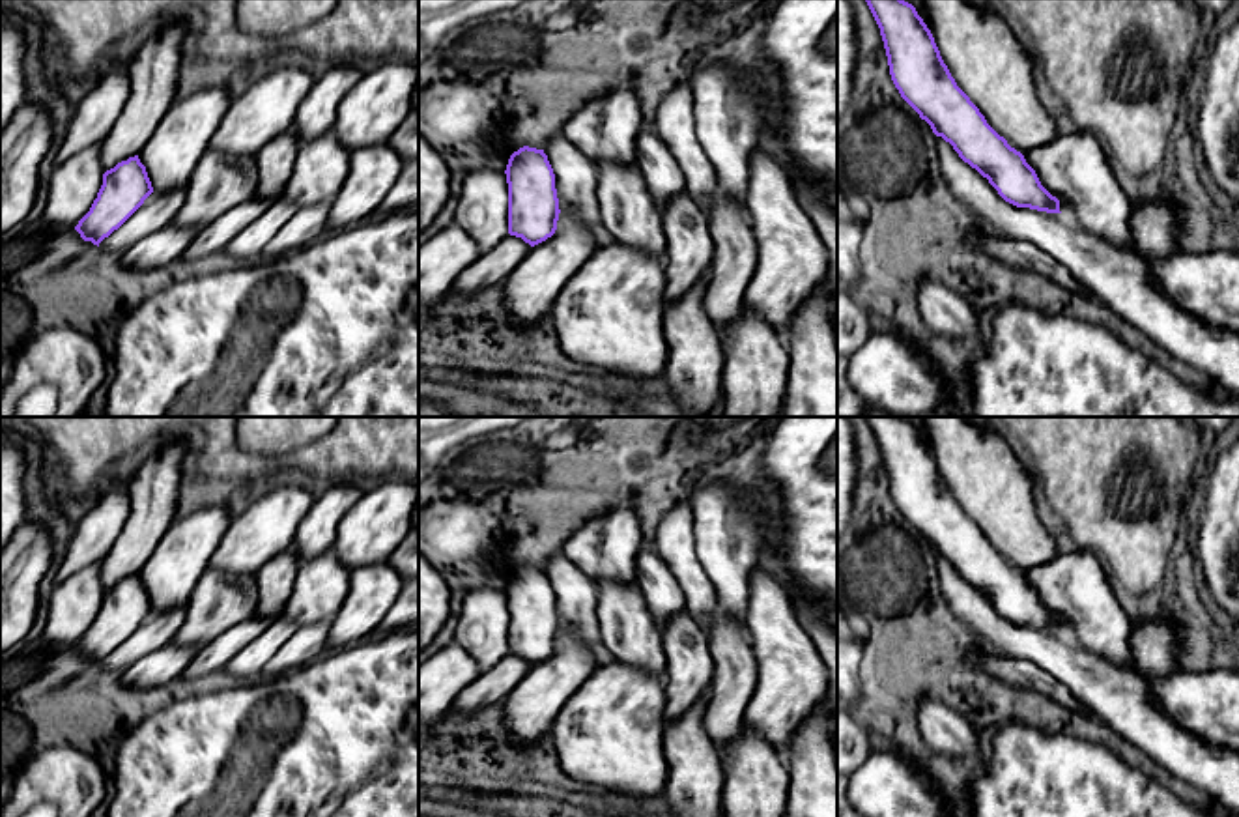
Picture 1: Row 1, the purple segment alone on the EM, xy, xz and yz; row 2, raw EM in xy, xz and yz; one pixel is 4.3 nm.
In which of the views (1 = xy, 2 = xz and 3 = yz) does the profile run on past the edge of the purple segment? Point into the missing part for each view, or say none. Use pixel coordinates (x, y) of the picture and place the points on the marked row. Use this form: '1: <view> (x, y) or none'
1: none
2: none
3: none

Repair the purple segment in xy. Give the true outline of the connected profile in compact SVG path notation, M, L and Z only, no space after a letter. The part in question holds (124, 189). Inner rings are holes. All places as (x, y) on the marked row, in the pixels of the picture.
M138 155L118 163L103 174L103 185L90 211L75 230L84 241L99 243L118 230L153 193L146 166Z

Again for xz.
M523 146L506 165L508 234L531 247L546 241L557 230L559 198L555 174L544 150Z

